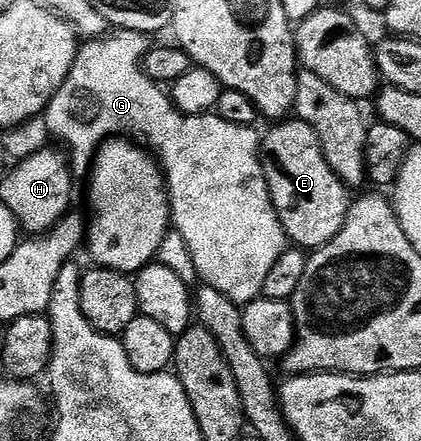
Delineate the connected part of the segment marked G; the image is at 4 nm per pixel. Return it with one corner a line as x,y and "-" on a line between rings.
128,28
111,30
108,31
106,36
88,39
80,47
78,54
75,55
75,61
69,70
69,78
65,78
65,82
61,82
61,90
57,90
57,94
53,94
53,98
49,102
45,113
47,128
60,140
58,143
65,149
65,155
71,165
72,173
76,177
86,177
90,173
95,153
109,138
130,138
132,141
142,142
152,153
155,151
159,155
160,162
163,163
163,172
167,175
167,192
171,195
171,216
175,219
175,224
173,224
174,231
179,232
181,238
185,238
185,242
189,242
189,250
193,254
193,266
197,266
200,281
208,288
221,290
221,294
225,294
233,303
240,306
249,303
250,300
260,299
263,296
265,278
269,275
269,270
273,270
274,264
277,263
277,258
281,258
281,254
286,252
289,247
287,234
284,232
279,216
275,212
275,207
269,194
267,179
263,173
260,133
255,133
256,129
252,126
233,126
233,122
225,122
225,118
221,118
217,114
184,116
171,103
170,95
155,81
150,80
143,70
143,57
147,55
149,47
149,41
147,40
149,40
148,33
134,32

